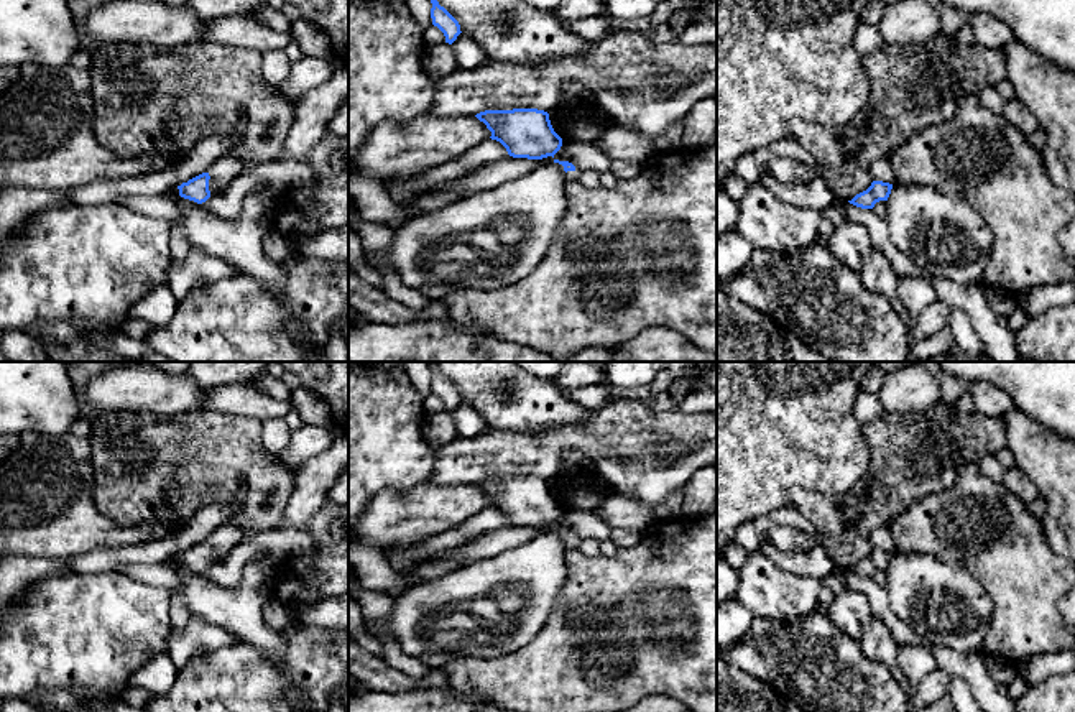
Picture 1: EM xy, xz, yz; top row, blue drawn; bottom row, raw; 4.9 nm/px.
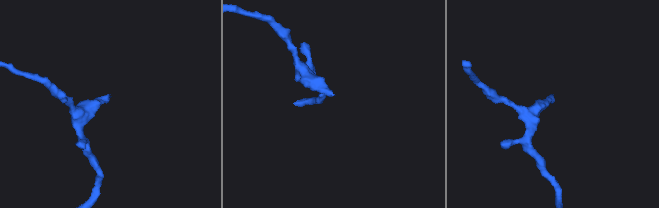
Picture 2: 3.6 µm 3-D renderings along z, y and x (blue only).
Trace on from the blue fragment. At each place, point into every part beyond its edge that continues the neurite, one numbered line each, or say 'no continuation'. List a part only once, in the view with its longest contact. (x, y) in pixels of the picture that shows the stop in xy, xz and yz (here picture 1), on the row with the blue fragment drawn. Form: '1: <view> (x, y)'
1: xy (224, 170)

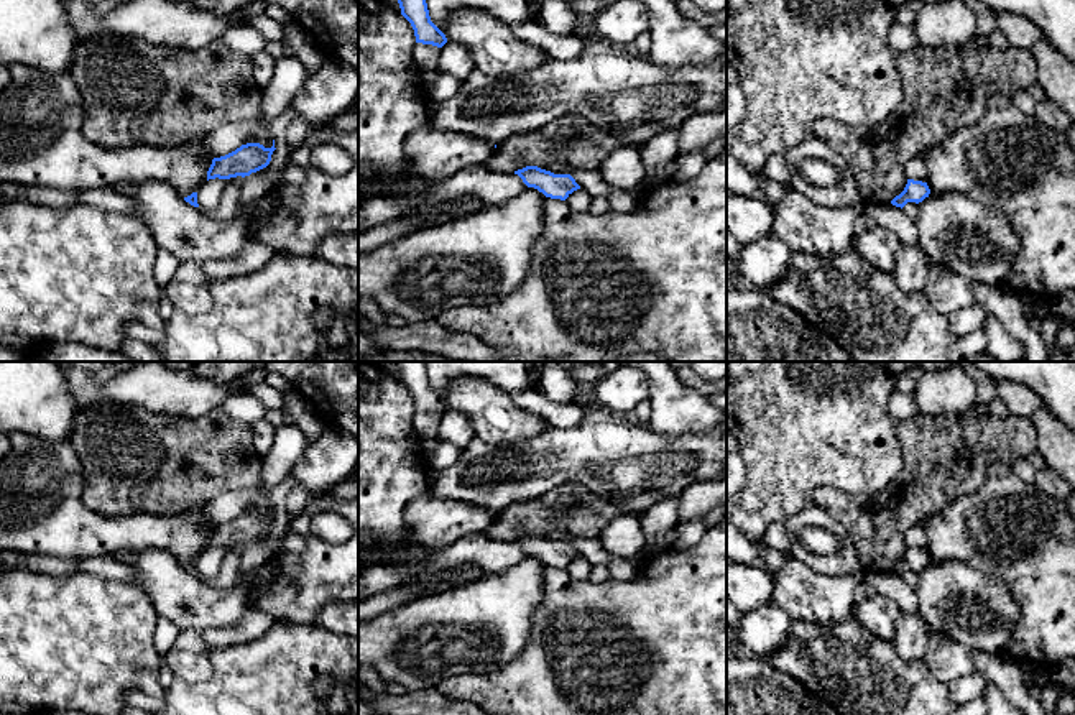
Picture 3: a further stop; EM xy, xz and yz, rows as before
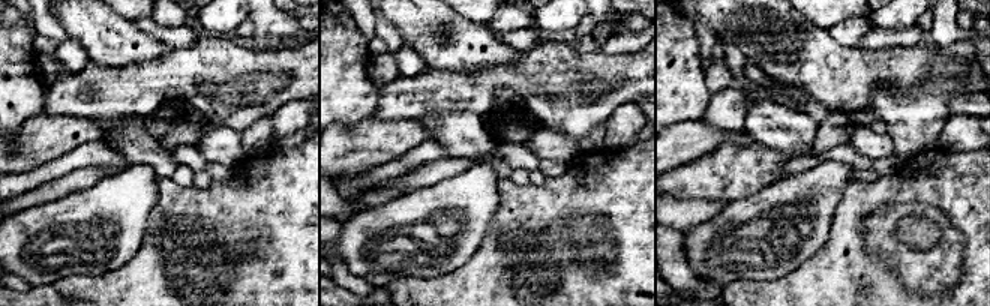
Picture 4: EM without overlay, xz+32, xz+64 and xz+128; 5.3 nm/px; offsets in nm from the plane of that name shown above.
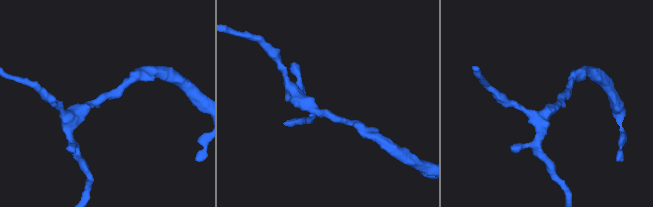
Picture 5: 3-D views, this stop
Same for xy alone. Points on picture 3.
no continuation

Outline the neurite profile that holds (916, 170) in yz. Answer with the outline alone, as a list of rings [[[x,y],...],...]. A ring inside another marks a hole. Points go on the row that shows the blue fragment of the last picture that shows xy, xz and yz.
[[[920,153],[916,158],[912,158],[907,163],[904,174],[907,179],[927,182],[925,153]]]

